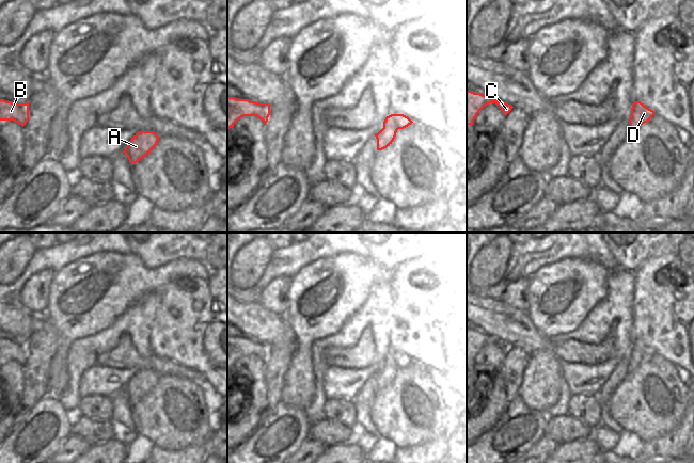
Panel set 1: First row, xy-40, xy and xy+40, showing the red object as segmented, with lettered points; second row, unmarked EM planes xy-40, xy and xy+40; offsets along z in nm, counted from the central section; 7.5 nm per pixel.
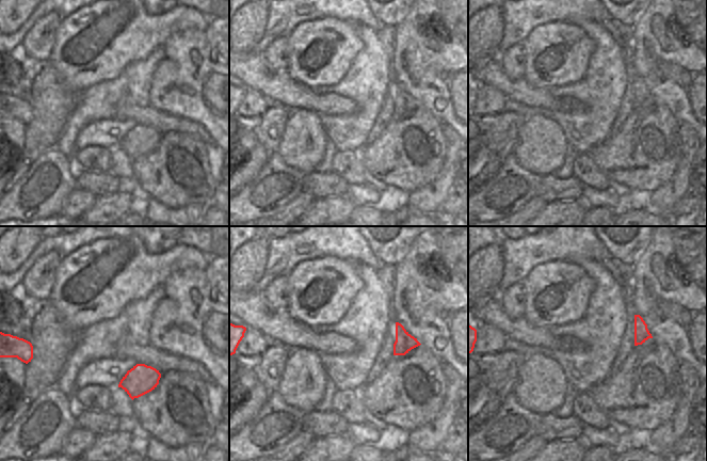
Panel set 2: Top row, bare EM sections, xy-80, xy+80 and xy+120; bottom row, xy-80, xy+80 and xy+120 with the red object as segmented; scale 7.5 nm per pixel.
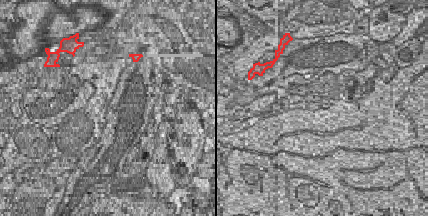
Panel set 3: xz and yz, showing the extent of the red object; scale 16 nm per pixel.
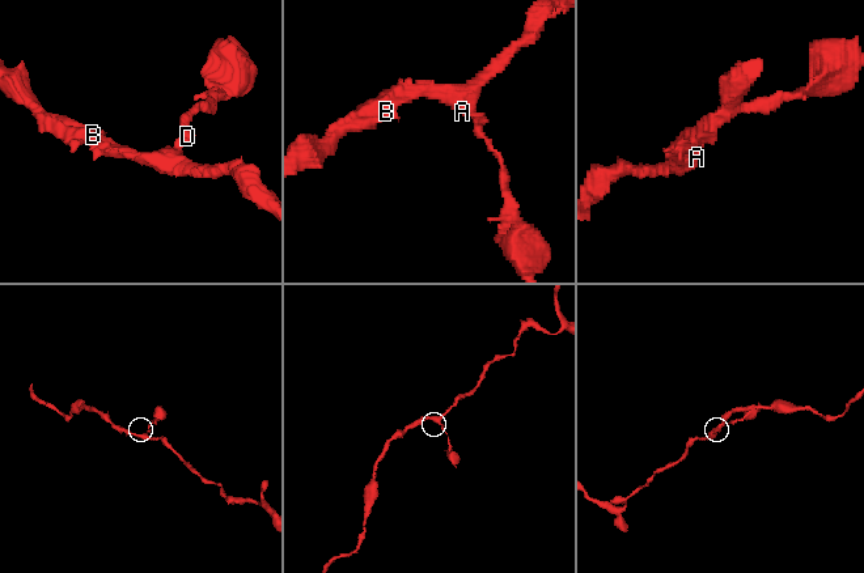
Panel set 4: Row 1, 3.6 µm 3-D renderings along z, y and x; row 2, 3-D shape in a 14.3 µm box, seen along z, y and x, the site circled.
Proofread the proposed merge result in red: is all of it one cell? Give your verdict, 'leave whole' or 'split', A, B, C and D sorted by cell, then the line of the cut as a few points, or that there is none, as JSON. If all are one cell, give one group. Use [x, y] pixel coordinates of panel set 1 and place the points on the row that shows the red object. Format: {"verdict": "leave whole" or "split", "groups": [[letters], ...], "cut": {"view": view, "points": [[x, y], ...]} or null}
{"verdict": "leave whole", "groups": [["A", "B", "C", "D"]], "cut": null}

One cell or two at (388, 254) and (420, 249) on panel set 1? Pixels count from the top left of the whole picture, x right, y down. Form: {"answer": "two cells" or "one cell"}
{"answer": "one cell"}

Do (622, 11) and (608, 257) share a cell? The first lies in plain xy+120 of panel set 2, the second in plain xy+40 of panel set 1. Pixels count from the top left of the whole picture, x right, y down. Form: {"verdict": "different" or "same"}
{"verdict": "different"}

